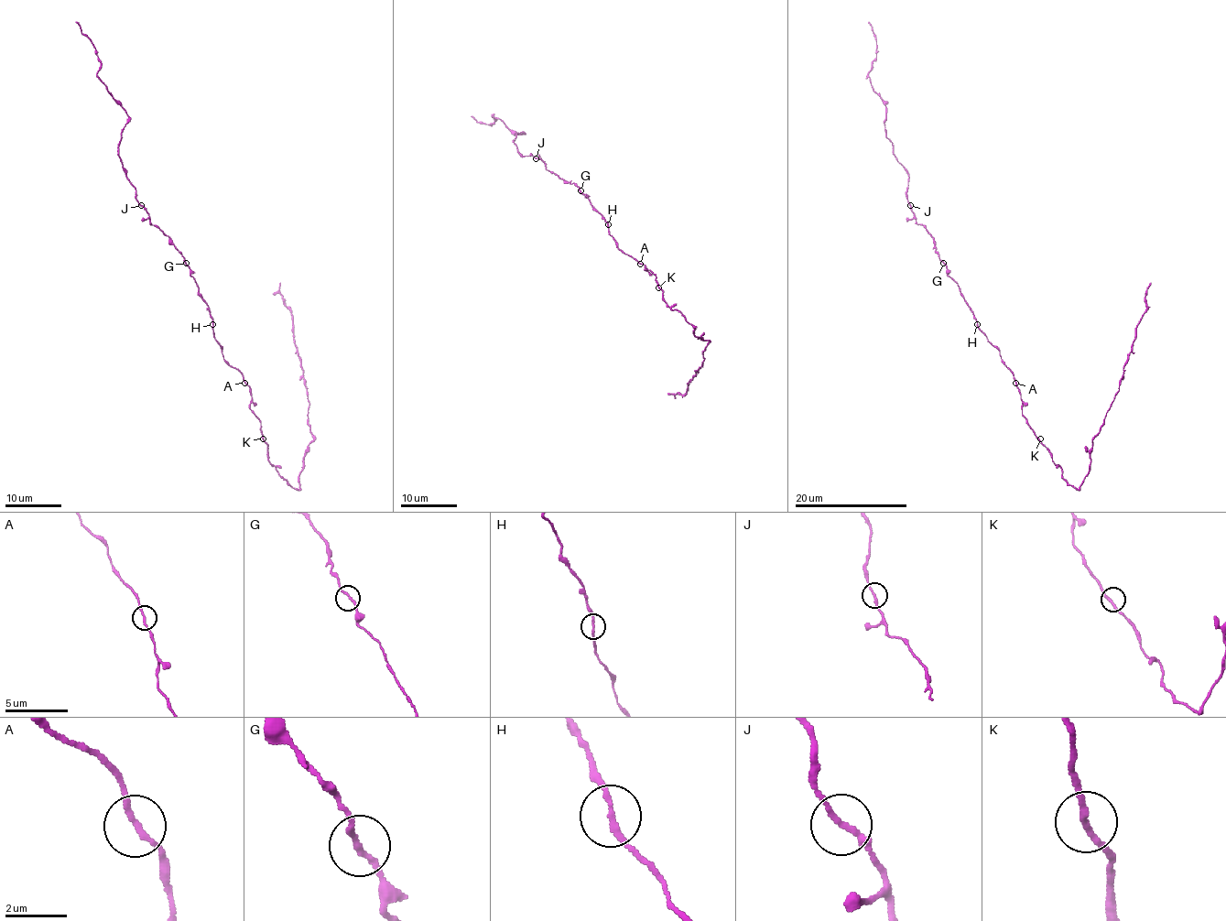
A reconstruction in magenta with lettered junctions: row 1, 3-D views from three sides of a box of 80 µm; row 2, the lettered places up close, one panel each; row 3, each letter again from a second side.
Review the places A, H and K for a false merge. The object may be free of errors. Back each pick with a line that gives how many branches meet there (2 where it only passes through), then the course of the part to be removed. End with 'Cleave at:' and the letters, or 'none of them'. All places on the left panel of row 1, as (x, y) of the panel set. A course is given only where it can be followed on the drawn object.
Cleave at: none of them

